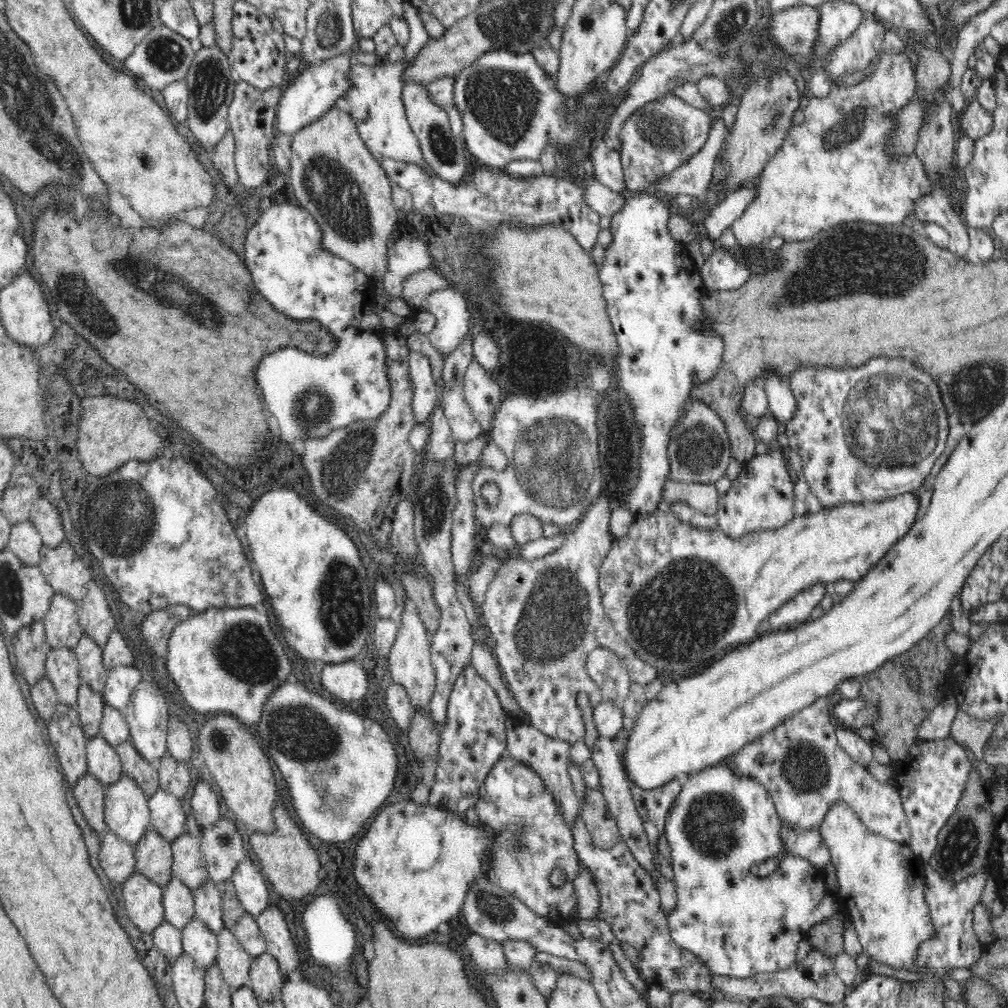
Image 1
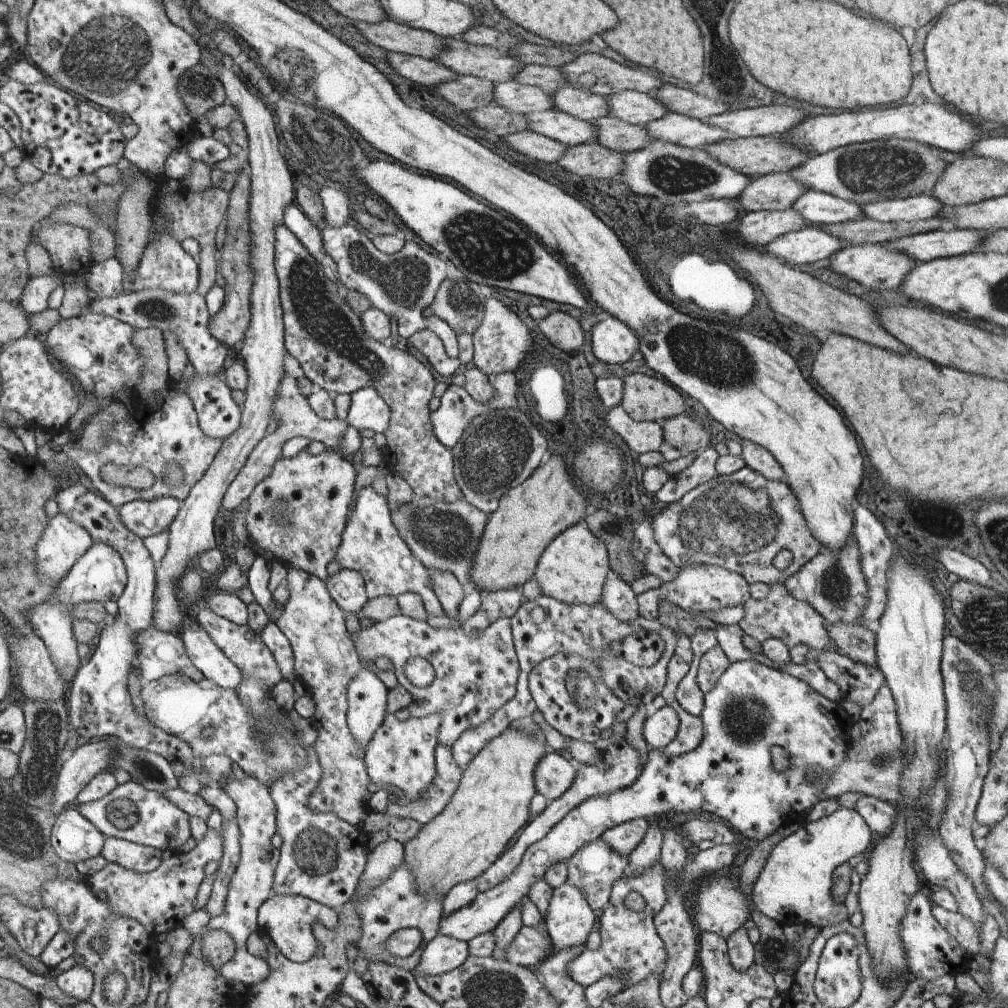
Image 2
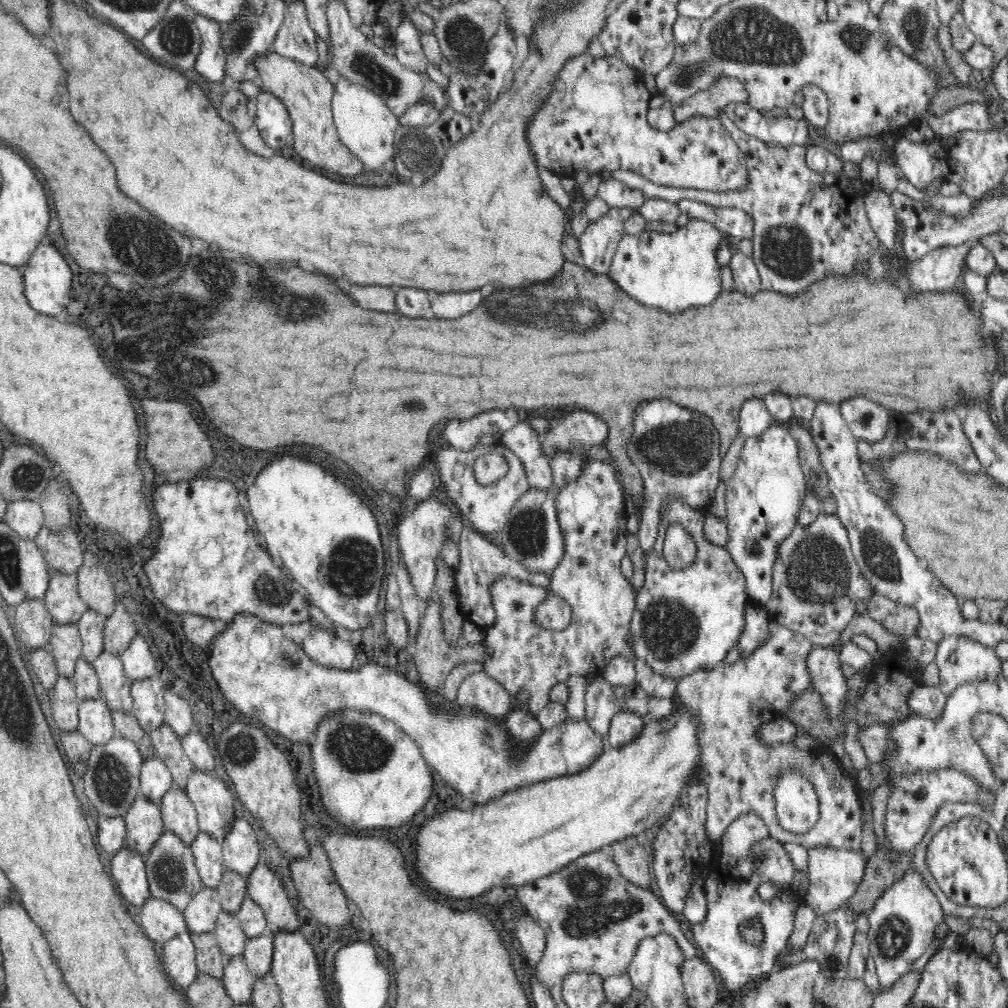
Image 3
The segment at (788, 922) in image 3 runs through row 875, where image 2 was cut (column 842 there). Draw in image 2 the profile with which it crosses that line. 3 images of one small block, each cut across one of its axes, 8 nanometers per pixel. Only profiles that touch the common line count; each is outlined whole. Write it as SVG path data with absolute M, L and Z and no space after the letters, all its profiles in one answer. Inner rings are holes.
M742 660L731 664L720 676L719 683L705 694L701 714L703 737L694 750L680 756L664 756L662 749L651 748L648 760L632 786L618 789L612 794L592 796L571 809L542 840L528 847L518 868L504 882L490 888L488 892L481 892L468 906L463 906L450 916L441 918L438 932L466 942L481 934L494 932L508 912L512 912L512 908L516 908L527 897L532 886L545 875L548 868L558 862L567 862L585 844L601 837L610 828L635 818L669 817L674 814L704 810L730 824L732 828L736 828L752 843L760 843L790 821L802 823L814 805L826 799L824 796L826 786L823 785L823 781L810 784L803 776L805 768L818 764L818 768L822 768L825 773L830 772L832 768L836 769L843 763L850 747L851 721L840 704L818 694L799 678L770 668L758 660ZM771 746L782 746L788 751L794 762L790 770L786 772L774 770L770 756Z

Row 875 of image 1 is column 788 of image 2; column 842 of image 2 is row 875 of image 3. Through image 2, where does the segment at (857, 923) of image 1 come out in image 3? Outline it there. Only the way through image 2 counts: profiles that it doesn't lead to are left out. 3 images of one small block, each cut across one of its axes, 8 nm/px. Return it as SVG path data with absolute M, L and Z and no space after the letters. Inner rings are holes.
M832 847L810 849L807 877L809 887L805 900L817 915L844 908L848 898L856 892L862 877L866 874L867 861L860 850L833 849ZM917 872L904 874L903 878L886 889L873 905L874 908L868 915L869 951L875 960L879 986L888 989L902 975L909 973L912 964L928 950L928 946L934 941L934 930L943 922L944 914L934 891Z

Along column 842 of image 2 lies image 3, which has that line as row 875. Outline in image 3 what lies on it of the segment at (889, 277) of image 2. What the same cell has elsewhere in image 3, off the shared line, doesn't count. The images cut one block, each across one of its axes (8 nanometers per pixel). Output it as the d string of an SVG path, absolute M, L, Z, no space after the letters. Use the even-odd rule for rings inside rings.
M258 864L247 876L247 895L262 907L269 934L298 931L298 916L278 876L266 864Z

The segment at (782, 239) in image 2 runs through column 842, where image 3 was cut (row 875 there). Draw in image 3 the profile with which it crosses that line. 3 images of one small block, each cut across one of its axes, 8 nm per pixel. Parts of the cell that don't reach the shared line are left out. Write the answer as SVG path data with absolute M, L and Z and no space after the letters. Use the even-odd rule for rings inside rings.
M240 814L231 822L222 840L223 864L241 876L247 877L259 864L259 842L256 832Z

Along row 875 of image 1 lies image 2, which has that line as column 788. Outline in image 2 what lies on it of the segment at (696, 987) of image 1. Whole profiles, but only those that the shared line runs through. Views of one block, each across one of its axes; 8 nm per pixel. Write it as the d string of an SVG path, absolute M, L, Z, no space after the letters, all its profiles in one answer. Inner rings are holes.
M773 583L768 586L769 592L764 599L752 597L743 605L746 614L738 625L746 635L760 643L770 638L779 639L784 642L788 650L798 645L810 646L812 650L834 648L827 632L825 619L811 605L792 596L784 583Z

